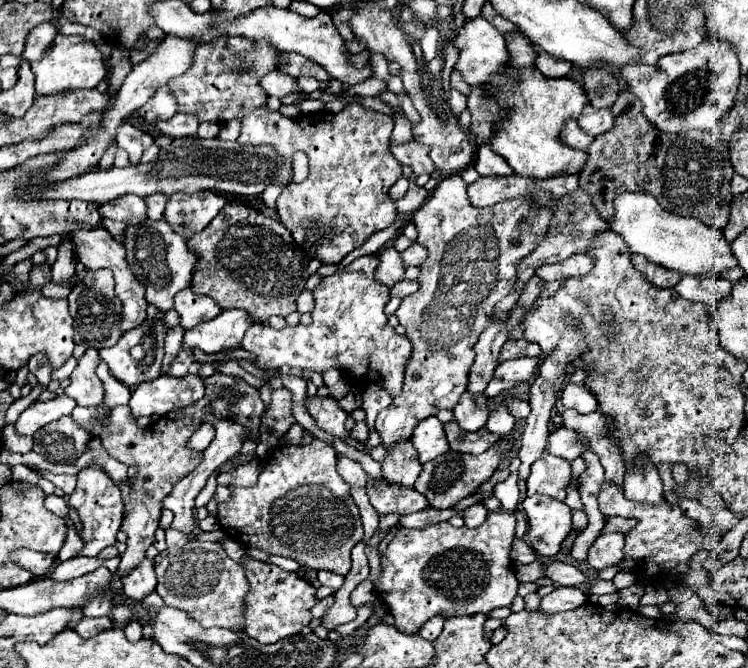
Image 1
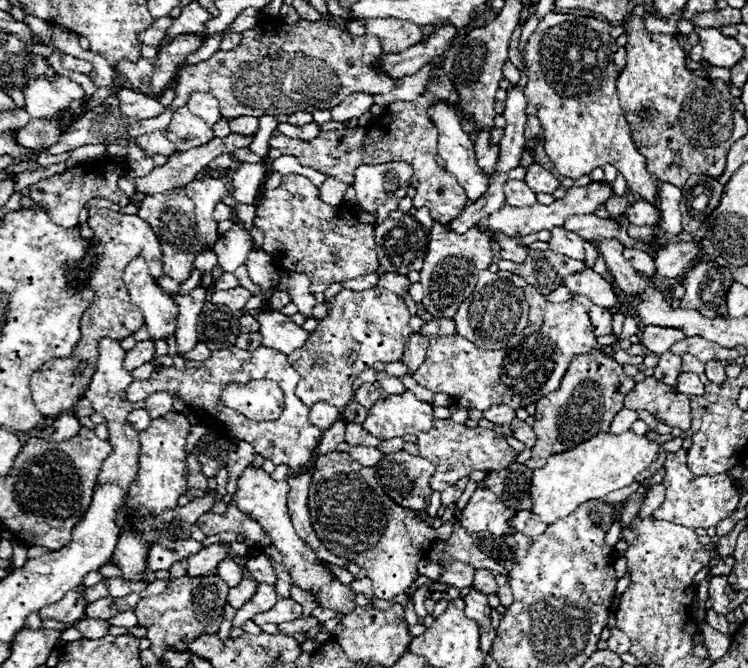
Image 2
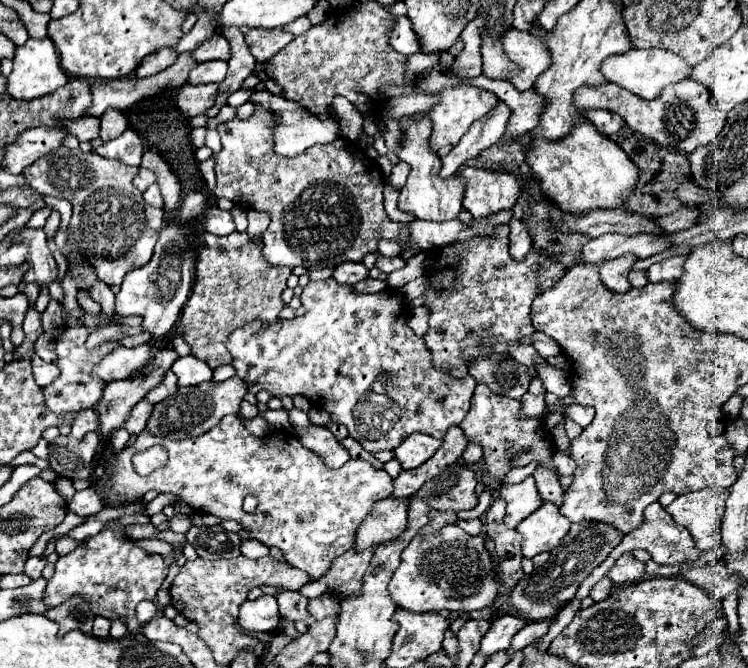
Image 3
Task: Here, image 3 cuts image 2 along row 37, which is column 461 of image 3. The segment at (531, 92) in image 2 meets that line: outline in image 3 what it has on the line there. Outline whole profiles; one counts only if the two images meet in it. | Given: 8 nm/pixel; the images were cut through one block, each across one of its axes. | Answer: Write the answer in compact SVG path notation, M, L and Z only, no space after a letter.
M454 524L442 528L432 536L416 536L412 544L404 550L402 562L388 584L392 600L400 608L412 612L472 612L492 604L496 598L496 582L490 554L484 546L482 536L468 536L460 532Z

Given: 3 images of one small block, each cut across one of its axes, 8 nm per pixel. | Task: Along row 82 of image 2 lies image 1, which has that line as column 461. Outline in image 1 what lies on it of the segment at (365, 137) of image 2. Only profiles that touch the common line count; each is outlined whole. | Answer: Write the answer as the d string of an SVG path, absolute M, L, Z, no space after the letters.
M456 422L444 424L444 430L446 430L446 436L448 436L450 448L458 450L458 452L466 452L466 454L480 454L486 448L494 446L496 438L500 438L498 434L492 434L486 428L480 428L476 432L466 432Z

